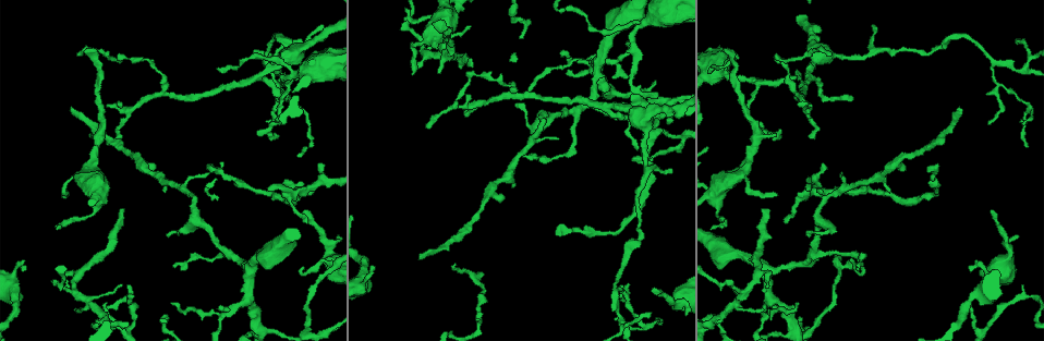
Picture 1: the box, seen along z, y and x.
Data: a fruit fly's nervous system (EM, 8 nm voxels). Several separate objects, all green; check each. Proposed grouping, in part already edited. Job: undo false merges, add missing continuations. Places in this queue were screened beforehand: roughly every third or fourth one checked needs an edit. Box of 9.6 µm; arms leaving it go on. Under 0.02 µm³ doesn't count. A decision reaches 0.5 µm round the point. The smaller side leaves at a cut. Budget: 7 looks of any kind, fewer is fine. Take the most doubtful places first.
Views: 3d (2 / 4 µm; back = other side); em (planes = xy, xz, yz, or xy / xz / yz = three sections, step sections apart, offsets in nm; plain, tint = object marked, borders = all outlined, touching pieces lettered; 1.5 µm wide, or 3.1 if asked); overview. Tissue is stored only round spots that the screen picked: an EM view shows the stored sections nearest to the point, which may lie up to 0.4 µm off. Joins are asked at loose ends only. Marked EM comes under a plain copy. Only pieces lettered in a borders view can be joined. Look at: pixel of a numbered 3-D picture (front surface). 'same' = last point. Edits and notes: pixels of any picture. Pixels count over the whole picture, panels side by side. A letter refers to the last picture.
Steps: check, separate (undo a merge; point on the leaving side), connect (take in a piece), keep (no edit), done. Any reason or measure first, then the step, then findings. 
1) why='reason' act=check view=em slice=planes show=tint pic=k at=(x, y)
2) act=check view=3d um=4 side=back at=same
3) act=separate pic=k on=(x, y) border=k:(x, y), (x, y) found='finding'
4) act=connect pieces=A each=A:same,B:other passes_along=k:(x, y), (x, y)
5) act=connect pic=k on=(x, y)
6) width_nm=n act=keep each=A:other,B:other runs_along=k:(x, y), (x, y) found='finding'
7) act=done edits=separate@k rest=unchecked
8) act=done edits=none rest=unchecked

why='tapers out' act=check view=3d um=4 pic=1 at=(105, 303)

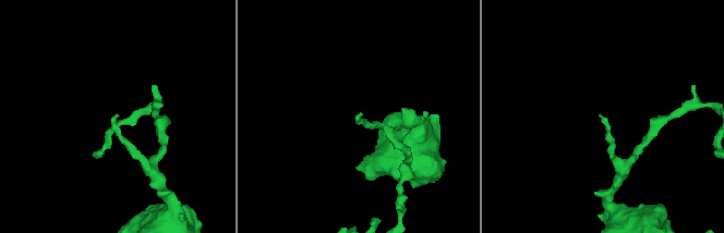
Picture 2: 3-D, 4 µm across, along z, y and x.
why='shape alone is not enough' act=check view=em slice=planes show=tint pic=2 at=(117, 117)

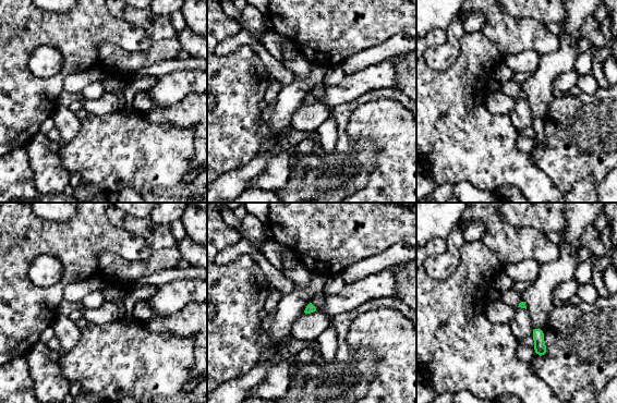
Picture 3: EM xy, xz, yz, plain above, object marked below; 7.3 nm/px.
why='what lies round it' act=check view=em slice=planes show=borders at=same

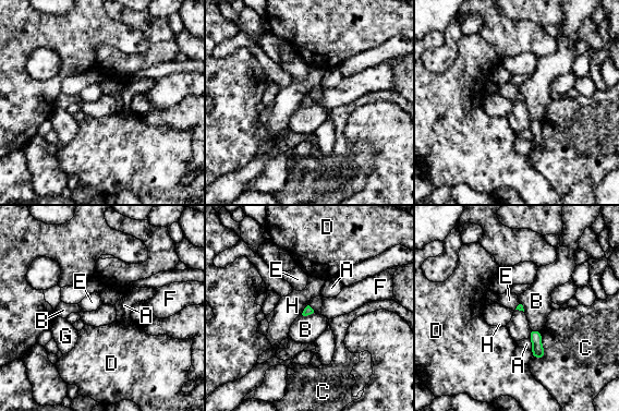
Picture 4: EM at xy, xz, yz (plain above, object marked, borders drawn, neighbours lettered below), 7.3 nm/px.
act=keep each=A:other,B:other,C:other,D:other,E:other,F:other,G:other,H:other border=4:(531, 329), (528, 337) found='none of them fits'

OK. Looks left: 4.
why='branch stops here' act=check view=em slice=planes show=borders pic=1 at=(810, 189)

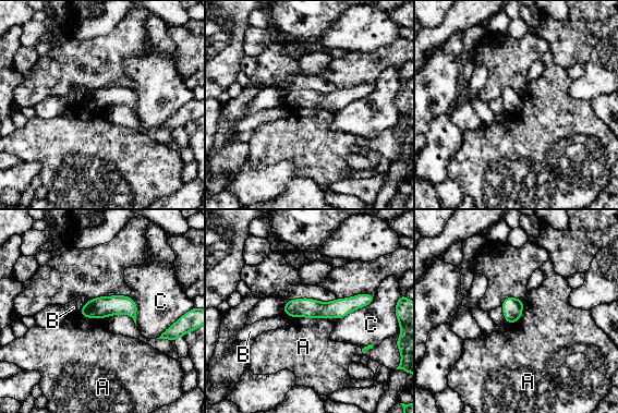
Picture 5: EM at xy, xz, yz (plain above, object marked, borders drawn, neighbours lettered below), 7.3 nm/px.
longest_contact=C:320nm act=keep each=A:other,B:other,C:other runs_along=5:(372, 298), (338, 308), (286, 310) found='no lettered piece goes on from it'

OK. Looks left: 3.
why='tapers out' act=check view=3d um=4 pic=1 at=(87, 52)

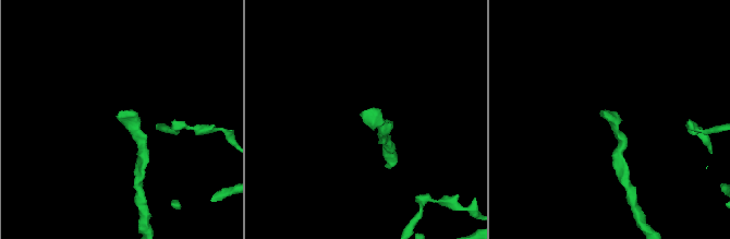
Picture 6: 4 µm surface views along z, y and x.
why='need the tissue' act=check view=em slice=xz step=4 show=borders pic=6 at=(602, 112)

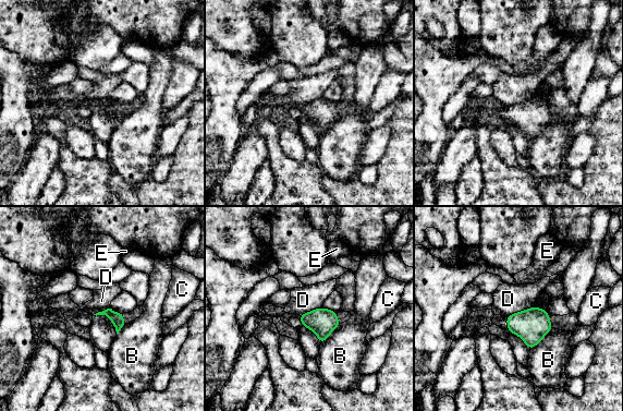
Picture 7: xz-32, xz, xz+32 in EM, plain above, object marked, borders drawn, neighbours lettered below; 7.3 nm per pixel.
act=check view=em slice=planes show=borders at=same

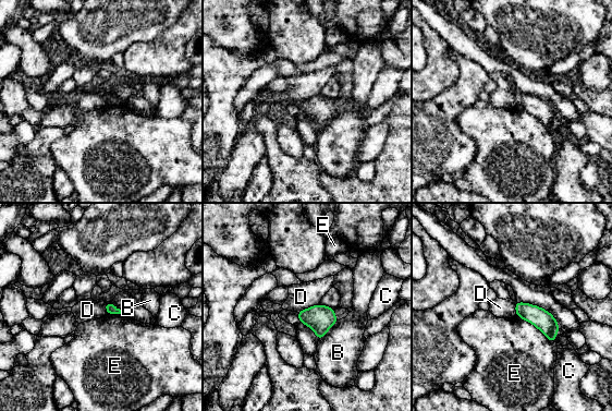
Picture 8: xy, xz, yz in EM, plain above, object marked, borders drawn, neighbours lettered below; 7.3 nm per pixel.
width_nm=80 act=keep each=B:other,C:other,D:other,E:other border=8:(319, 303), (296, 312) found='no lettered piece goes on from it'

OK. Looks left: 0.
act=done edits=none rest=unchecked

